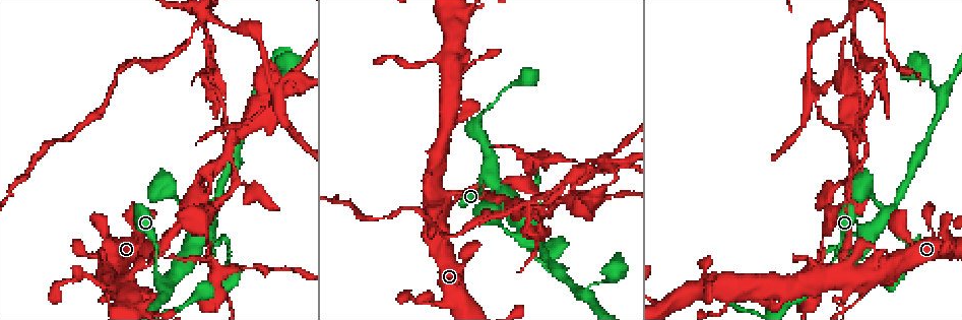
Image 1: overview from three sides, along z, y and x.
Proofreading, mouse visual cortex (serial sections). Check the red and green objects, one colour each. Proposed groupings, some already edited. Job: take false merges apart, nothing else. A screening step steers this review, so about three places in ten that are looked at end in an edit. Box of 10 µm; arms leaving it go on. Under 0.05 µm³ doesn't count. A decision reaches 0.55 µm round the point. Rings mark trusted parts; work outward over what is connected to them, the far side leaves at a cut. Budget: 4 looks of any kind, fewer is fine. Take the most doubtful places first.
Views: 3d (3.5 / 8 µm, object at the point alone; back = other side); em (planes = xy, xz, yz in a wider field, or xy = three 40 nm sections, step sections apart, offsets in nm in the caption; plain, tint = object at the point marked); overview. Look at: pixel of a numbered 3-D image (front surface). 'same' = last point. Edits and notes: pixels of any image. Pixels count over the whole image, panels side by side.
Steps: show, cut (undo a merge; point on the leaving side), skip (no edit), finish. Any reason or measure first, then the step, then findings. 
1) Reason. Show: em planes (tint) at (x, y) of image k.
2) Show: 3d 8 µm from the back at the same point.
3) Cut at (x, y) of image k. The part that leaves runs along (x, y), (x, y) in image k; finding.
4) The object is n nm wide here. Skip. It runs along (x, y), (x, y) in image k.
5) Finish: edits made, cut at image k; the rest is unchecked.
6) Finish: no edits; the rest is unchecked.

Calibre changes. Show: 3d 3.5 µm at (483, 196) of image 1.

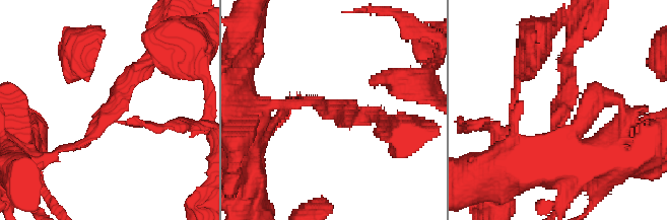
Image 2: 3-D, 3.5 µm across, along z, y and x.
The arms are 100, 250 nm wide. Show: em planes (tint) at (104, 116) of image 2.

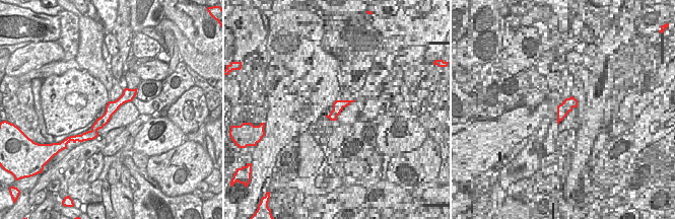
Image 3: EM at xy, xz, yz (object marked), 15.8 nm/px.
Cut at (568, 84) of image 2. The part that leaves runs along (556, 116), (570, 96), (575, 38) in image 2; a second cell is stuck on.

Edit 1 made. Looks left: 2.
Sharp bend. Show: 3d 3.5 µm at (534, 257) of image 1.

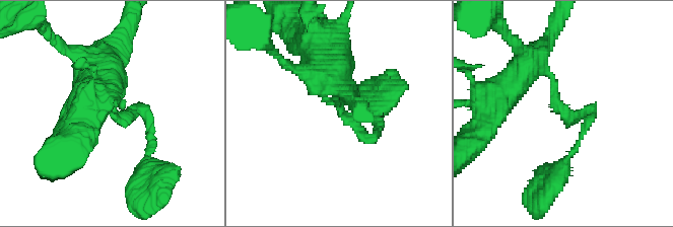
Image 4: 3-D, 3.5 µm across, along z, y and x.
The arms are 150, 200 nm wide; shape alone is not enough. Show: em planes (tint) at (339, 109) of image 4.

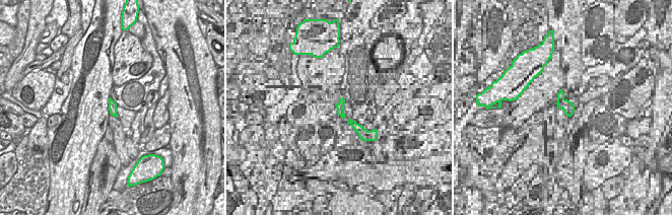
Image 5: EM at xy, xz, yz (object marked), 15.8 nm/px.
Skip. It runs along (99, 66), (112, 112), (140, 109), (149, 128) in image 4; one cell here.

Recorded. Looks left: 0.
Finish: edits made, cut at image 2; the rest is unchecked.

